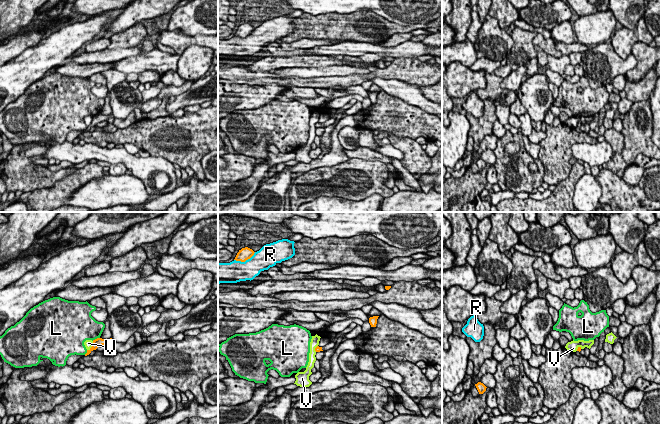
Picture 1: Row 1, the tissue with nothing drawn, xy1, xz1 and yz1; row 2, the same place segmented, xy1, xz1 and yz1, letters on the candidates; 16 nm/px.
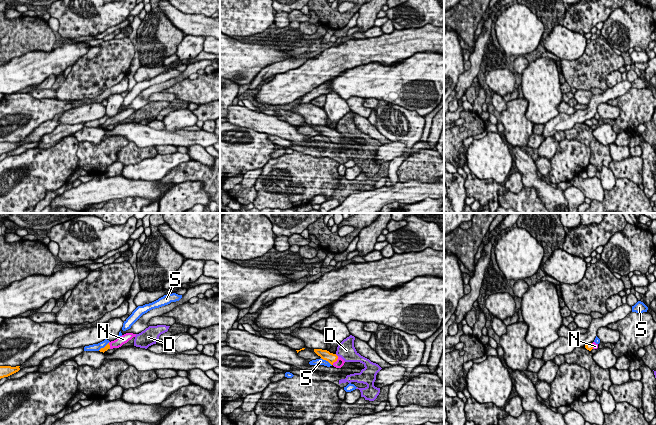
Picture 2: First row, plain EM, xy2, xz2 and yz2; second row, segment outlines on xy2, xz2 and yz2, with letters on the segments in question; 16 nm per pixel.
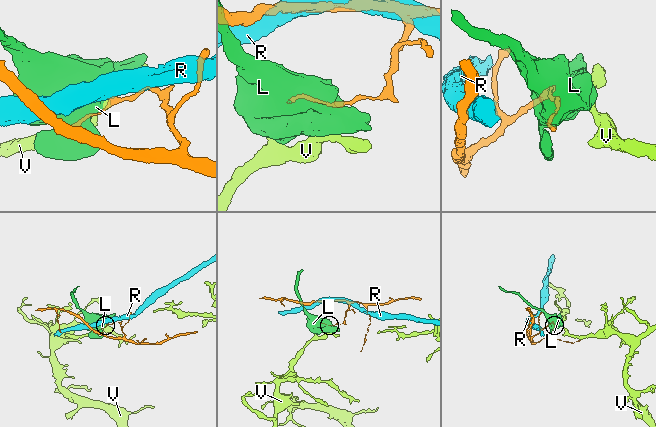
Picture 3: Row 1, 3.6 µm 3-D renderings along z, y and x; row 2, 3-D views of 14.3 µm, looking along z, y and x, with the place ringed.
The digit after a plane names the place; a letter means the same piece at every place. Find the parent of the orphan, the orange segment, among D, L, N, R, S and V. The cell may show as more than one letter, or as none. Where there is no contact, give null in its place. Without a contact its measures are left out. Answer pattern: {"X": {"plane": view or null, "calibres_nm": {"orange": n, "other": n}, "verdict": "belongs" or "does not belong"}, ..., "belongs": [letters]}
{"D": {"plane": "xz2", "calibres_nm": {"orange": 160, "other": 280}, "verdict": "does not belong"}, "L": {"plane": "xy1", "calibres_nm": {"orange": 140, "other": 400}, "verdict": "does not belong"}, "N": {"plane": "xz2", "calibres_nm": {"orange": 160, "other": 140}, "verdict": "belongs"}, "R": {"plane": "xz1", "calibres_nm": {"orange": 200, "other": 340}, "verdict": "does not belong"}, "S": {"plane": "xz2", "calibres_nm": {"orange": 160, "other": 100}, "verdict": "does not belong"}, "V": {"plane": "xy1", "calibres_nm": {"orange": 140, "other": 130}, "verdict": "does not belong"}, "belongs": ["N"]}

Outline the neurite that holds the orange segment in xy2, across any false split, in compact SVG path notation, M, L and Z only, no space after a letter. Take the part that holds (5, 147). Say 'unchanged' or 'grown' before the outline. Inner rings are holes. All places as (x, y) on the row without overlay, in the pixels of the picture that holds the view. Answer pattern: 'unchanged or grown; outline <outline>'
unchanged; outline M0 142L0 155L8 153L20 146L20 142L11 143L11 142Z

